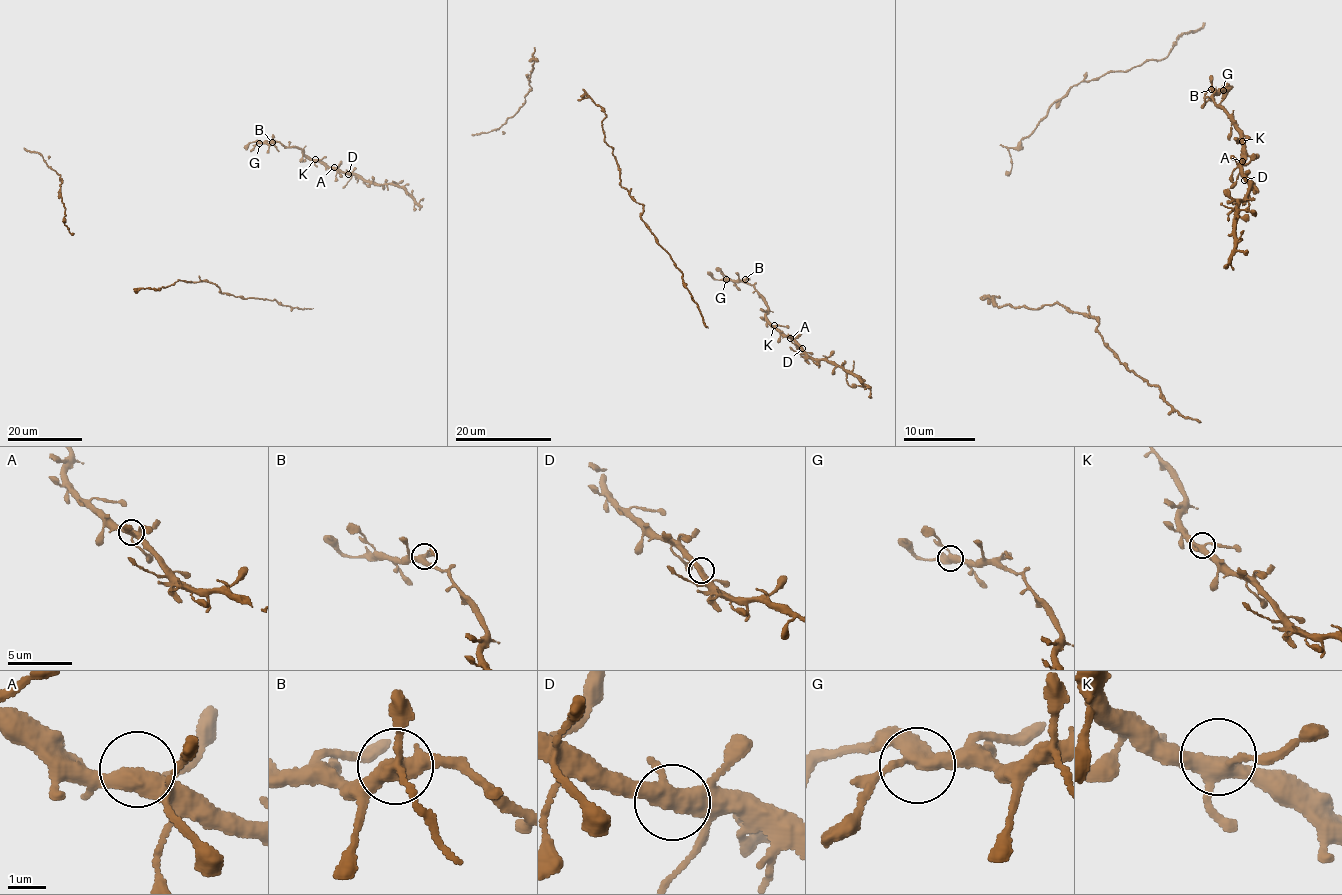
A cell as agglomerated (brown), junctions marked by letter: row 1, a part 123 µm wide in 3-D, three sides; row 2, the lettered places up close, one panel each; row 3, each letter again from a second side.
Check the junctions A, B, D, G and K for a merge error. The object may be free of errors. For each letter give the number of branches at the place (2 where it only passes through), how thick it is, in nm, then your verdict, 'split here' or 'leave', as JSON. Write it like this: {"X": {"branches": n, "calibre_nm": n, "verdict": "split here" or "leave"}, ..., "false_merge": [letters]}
{"A": {"branches": 4, "calibre_nm": 360, "verdict": "leave"}, "B": {"branches": 4, "calibre_nm": 360, "verdict": "split here"}, "D": {"branches": 3, "calibre_nm": 360, "verdict": "leave"}, "G": {"branches": 3, "calibre_nm": 360, "verdict": "leave"}, "K": {"branches": 4, "calibre_nm": 360, "verdict": "leave"}, "false_merge": ["B"]}

